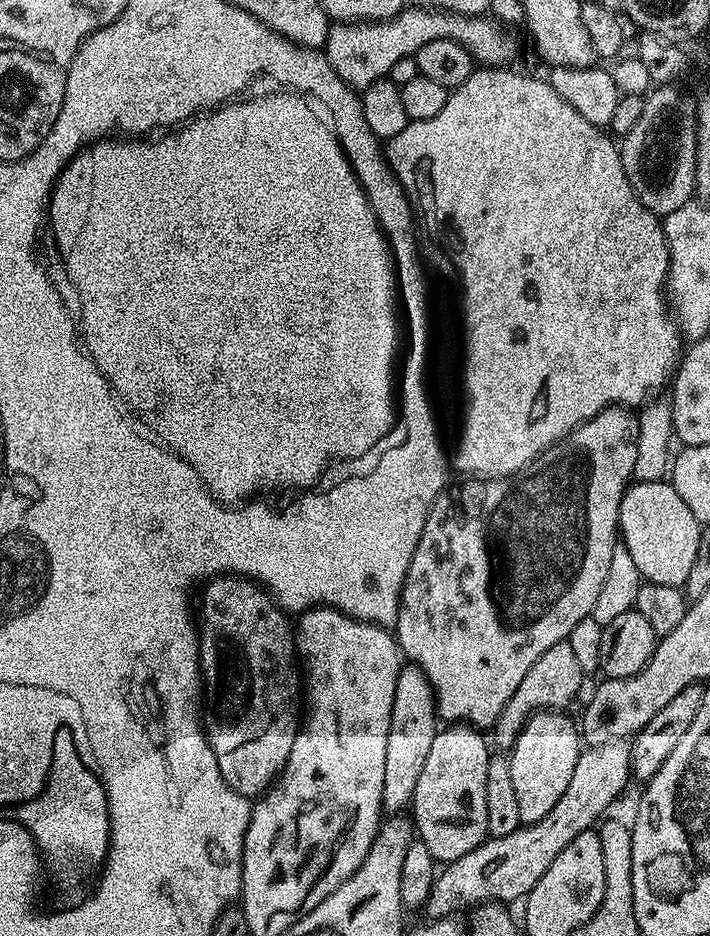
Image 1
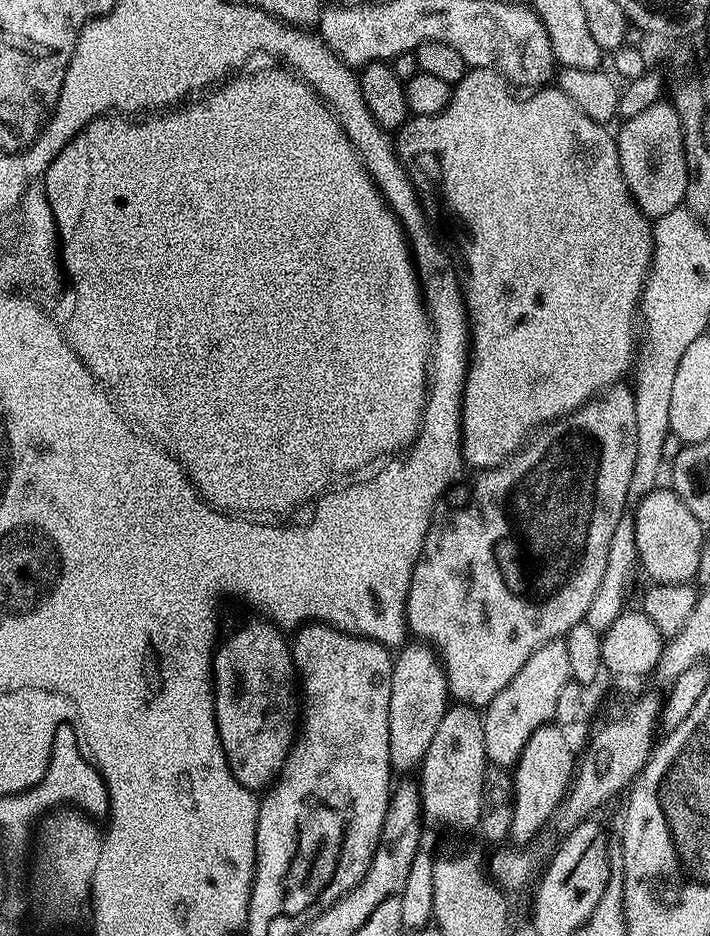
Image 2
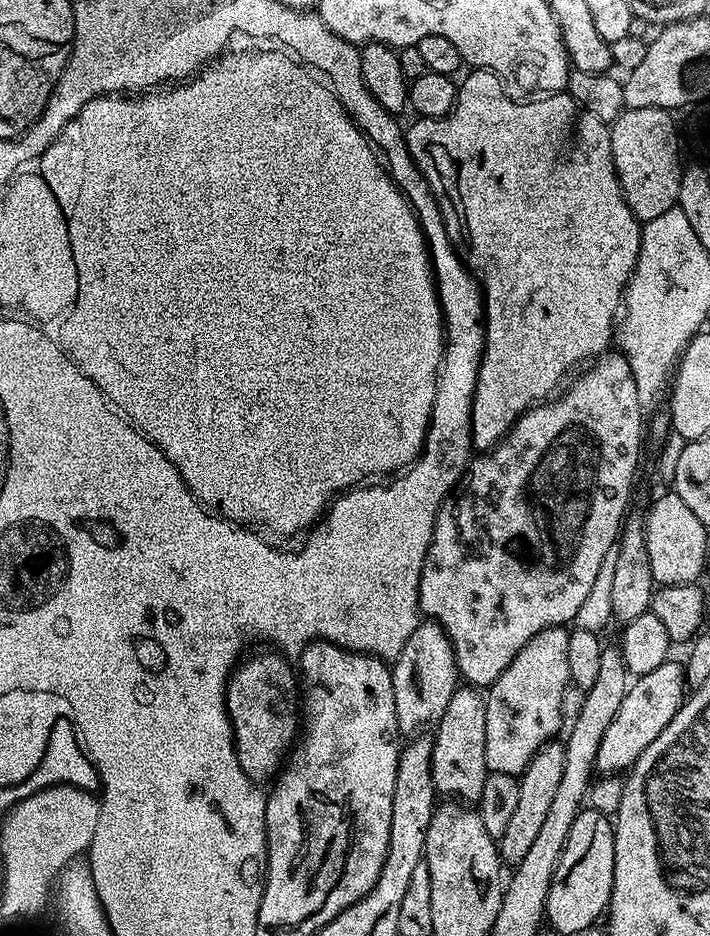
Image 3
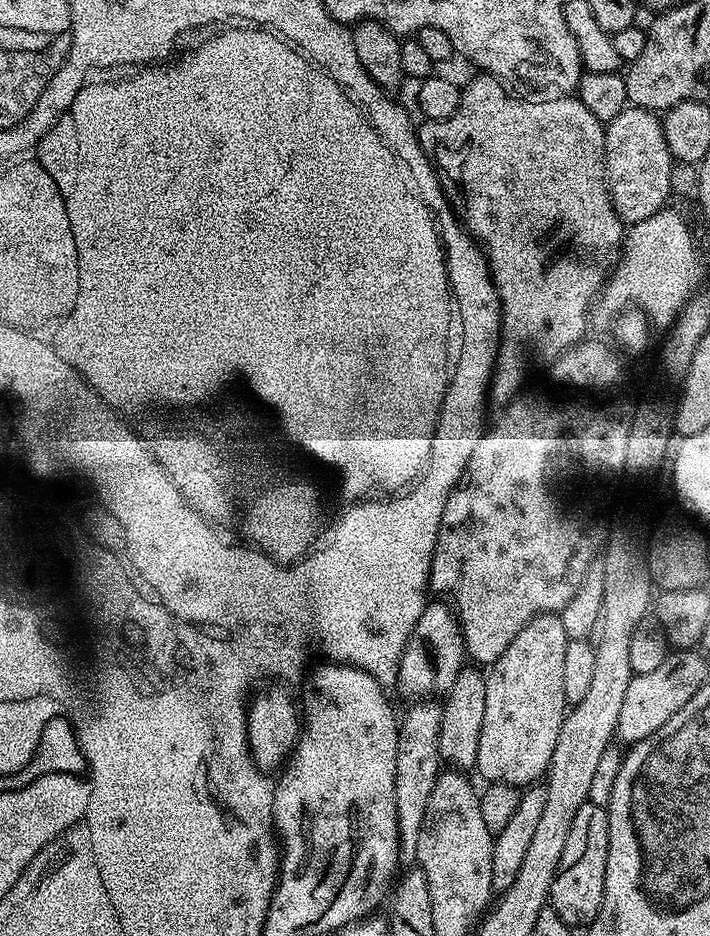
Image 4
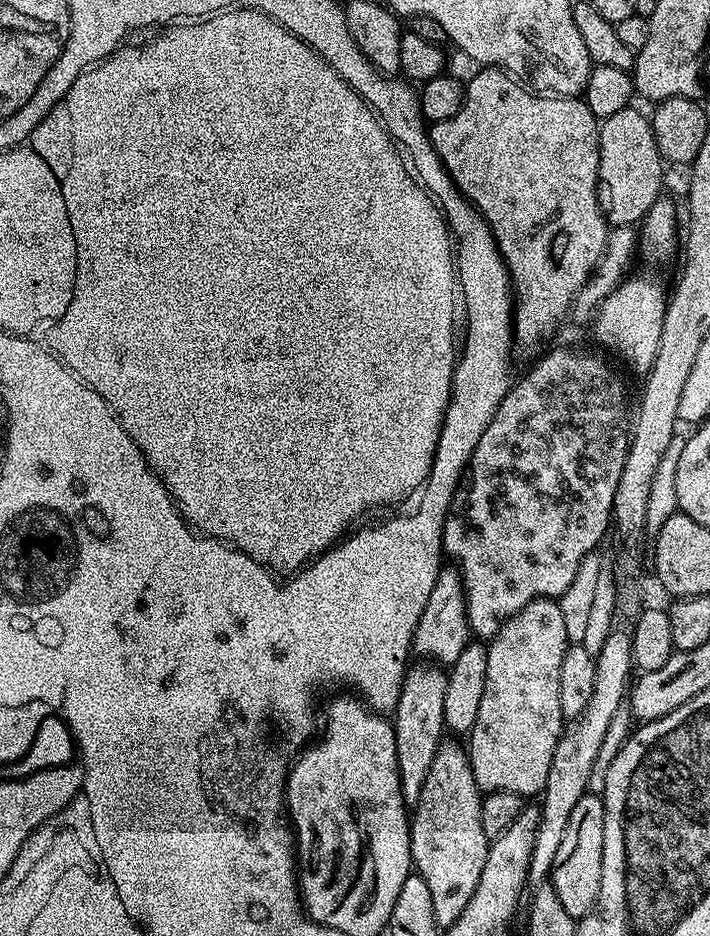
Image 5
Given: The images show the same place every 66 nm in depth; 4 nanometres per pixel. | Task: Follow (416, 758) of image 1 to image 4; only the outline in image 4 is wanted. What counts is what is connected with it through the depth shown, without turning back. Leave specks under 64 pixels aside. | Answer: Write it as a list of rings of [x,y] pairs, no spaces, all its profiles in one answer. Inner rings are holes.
[[[436,602],[440,604],[425,603],[422,618],[418,618],[418,626],[410,634],[410,638],[404,647],[404,653],[400,659],[400,674],[398,677],[398,689],[408,702],[419,702],[443,697],[454,686],[458,674],[466,666],[466,653],[464,650],[464,635],[460,629],[460,619],[456,617],[451,604],[447,602]]]

